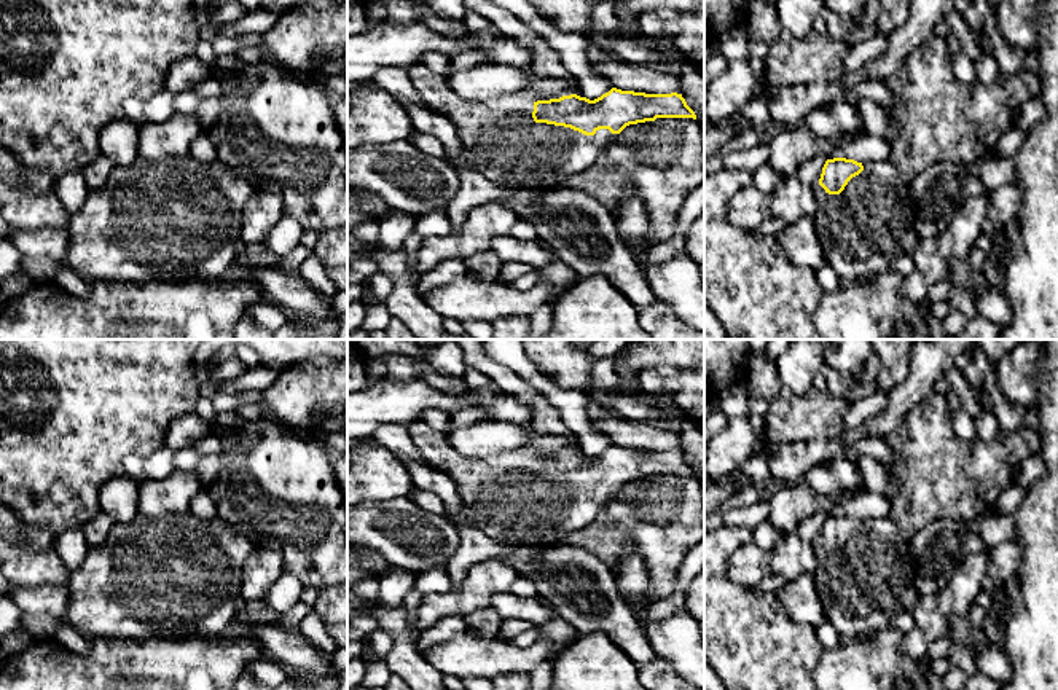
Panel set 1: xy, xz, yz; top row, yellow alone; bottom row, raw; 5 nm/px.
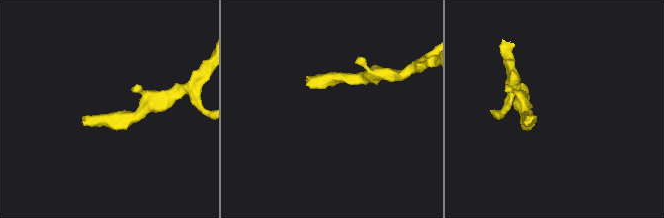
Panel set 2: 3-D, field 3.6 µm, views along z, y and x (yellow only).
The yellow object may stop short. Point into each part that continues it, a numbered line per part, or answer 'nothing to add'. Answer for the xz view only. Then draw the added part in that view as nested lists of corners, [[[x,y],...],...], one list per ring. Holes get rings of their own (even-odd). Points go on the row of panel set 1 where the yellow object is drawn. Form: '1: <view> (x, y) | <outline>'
1: xz (502, 141) | [[[421,65],[408,69],[408,75],[430,110],[451,120],[470,167],[505,190],[553,190],[588,171],[596,159],[601,159],[602,150],[618,137],[609,129],[585,135],[570,127],[535,123],[532,118],[534,104],[550,100],[537,94],[508,92],[502,94],[500,102],[465,100],[449,91],[446,75],[438,75]]]

